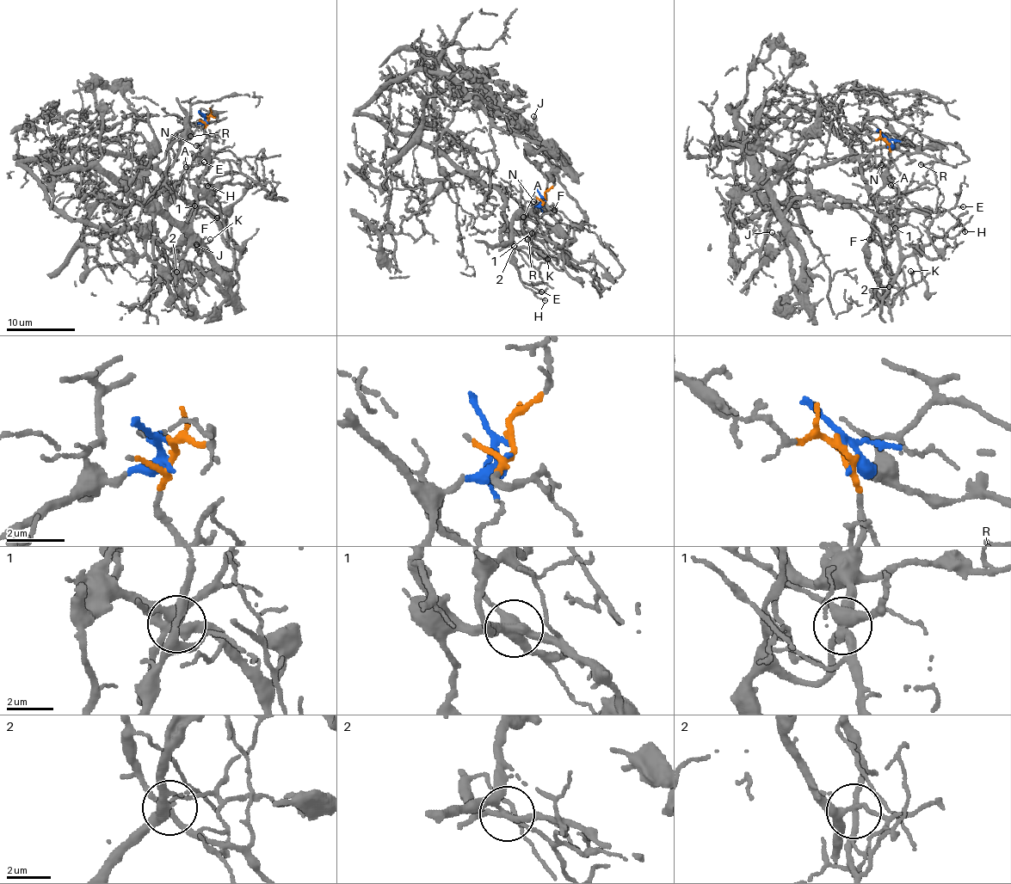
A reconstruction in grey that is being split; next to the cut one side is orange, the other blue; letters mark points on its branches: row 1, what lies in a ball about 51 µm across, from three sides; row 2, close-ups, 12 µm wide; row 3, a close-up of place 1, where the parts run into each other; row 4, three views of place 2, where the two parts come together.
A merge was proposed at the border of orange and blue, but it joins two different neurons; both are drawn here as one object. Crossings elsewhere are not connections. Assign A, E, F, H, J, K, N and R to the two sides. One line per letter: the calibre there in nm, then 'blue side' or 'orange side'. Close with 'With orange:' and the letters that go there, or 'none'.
A: calibre 170 nm; orange side
E: calibre 120 nm; blue side
F: calibre 150 nm; orange side
H: calibre 140 nm; blue side
J: calibre 300 nm; blue side
K: calibre 200 nm; orange side
N: calibre 110 nm; orange side
R: calibre 150 nm; blue side
With orange: A, F, K, N

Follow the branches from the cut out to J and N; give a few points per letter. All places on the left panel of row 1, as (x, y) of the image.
J: (206, 117), (177, 131), (158, 165), (167, 201), (200, 205), (226, 246), (213, 187), (196, 197), (196, 244)
N: (206, 117), (205, 128), (208, 140), (196, 146)

